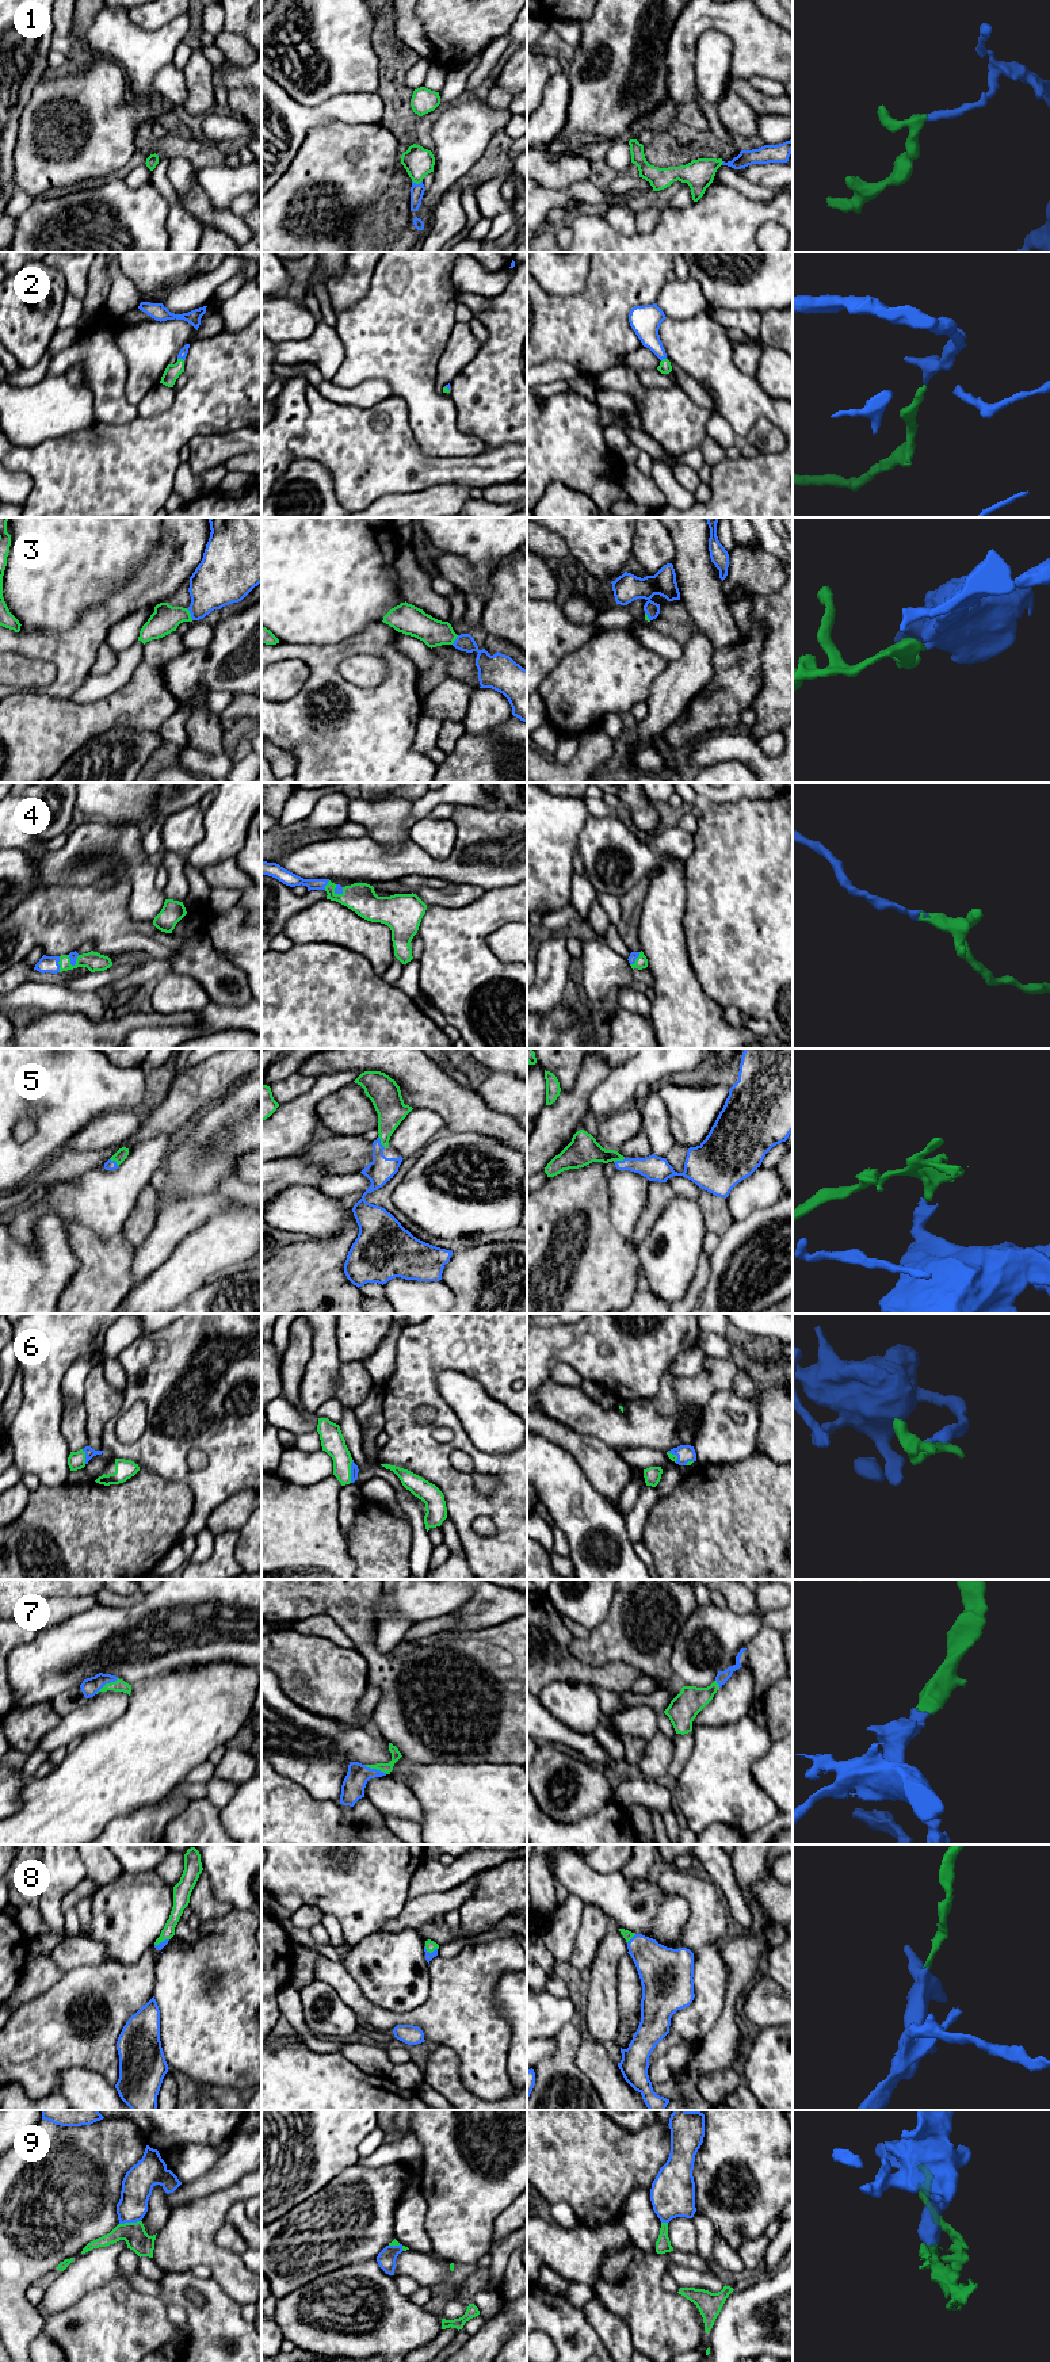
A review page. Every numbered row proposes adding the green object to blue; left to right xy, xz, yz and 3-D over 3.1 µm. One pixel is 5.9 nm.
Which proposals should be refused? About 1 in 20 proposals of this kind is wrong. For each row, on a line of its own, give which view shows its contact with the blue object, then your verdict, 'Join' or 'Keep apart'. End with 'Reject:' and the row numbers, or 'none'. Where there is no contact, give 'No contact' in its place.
1: Touches blue in xz. Join
2: Touches blue in xy. Join
3: Touches blue in xy. Join
4: Touches blue in xy. Join
5: Touches blue in xz. Join
6: Touches blue in xz. Join
7: Touches blue in xy. Join
8: Touches blue in xz. Join
9: Touches blue in xy. Join
Reject: none

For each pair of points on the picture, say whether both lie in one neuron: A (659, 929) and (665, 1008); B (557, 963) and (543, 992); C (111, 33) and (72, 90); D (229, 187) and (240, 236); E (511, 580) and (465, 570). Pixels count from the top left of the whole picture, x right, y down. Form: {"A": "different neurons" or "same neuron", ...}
{"A": "same neuron", "B": "same neuron", "C": "different neurons", "D": "different neurons", "E": "different neurons"}

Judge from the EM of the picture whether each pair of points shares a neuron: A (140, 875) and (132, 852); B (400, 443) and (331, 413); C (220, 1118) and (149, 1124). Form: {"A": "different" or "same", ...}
{"A": "different", "B": "same", "C": "different"}

